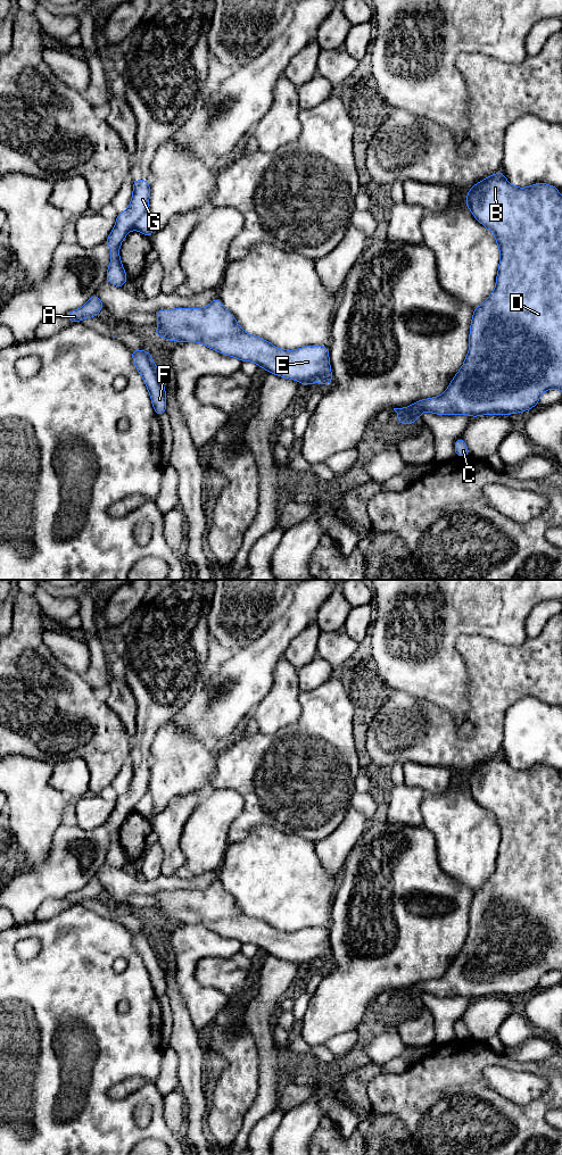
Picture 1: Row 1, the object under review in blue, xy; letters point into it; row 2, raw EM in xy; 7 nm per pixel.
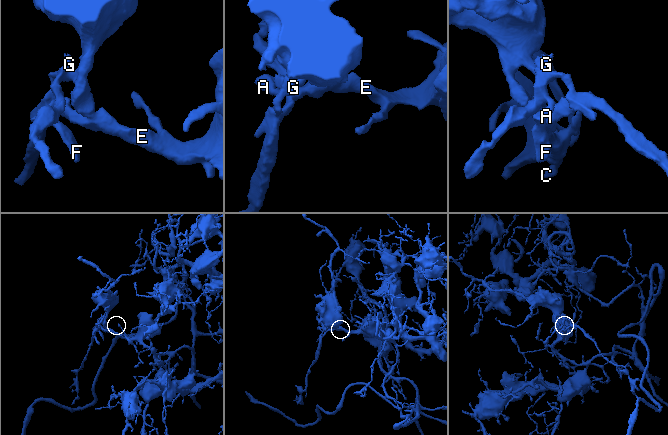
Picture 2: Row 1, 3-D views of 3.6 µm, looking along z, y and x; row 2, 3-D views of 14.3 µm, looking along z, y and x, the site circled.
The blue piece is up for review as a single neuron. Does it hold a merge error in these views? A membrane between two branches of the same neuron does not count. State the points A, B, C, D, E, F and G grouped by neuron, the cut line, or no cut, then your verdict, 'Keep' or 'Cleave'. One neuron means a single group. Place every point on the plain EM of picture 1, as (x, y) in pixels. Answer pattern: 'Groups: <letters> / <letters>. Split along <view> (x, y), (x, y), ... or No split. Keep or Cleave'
Groups: A F G / B C D E. Split along xy (147, 791), (130, 812). Cleave

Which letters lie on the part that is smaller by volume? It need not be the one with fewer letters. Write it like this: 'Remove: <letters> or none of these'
Remove: A, F, G

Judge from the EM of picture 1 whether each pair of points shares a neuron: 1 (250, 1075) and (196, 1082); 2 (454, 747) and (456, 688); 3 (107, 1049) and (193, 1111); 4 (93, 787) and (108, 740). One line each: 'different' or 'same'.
1: different
2: different
3: different
4: same

